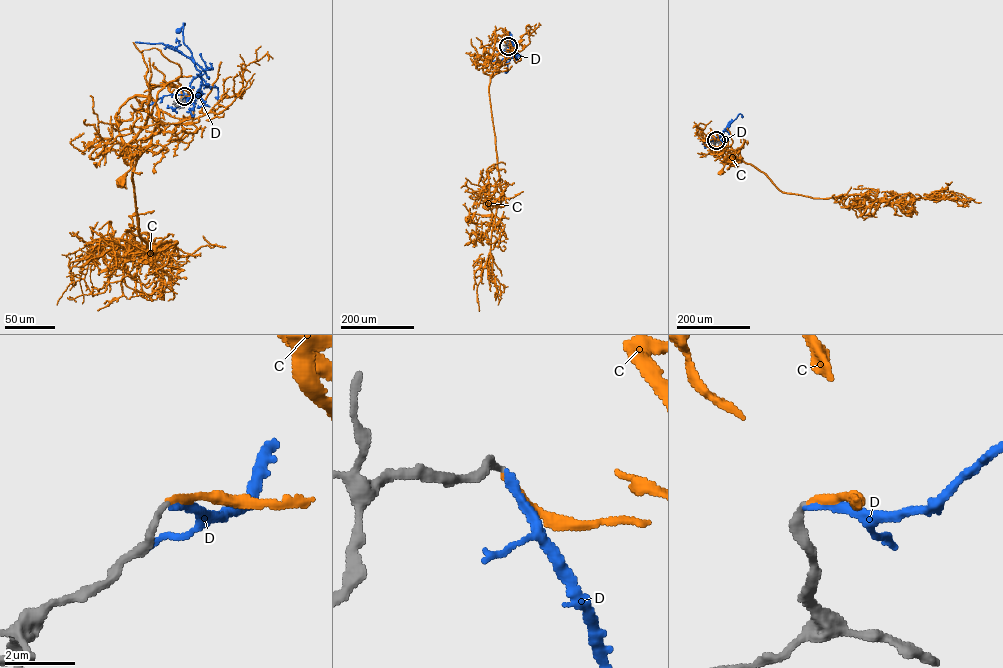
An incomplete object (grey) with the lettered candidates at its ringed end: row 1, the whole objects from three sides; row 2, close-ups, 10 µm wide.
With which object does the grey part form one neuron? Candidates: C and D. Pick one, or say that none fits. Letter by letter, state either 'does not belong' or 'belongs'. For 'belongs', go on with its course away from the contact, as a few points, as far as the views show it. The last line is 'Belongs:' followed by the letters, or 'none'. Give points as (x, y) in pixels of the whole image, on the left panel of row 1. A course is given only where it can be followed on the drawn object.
C: belongs; course (184, 96), (192, 98), (193, 116), (175, 123), (172, 131), (152, 133), (126, 146), (131, 168), (120, 181)
D: does not belong
Belongs: C

